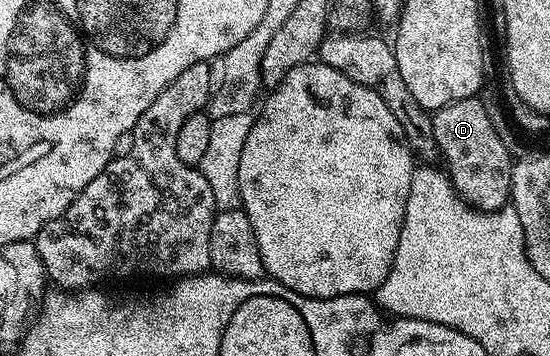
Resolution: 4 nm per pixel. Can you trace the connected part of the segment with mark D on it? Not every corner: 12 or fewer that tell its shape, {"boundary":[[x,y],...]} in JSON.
{"boundary":[[480,96],[432,114],[454,191],[493,213],[511,156]]}

